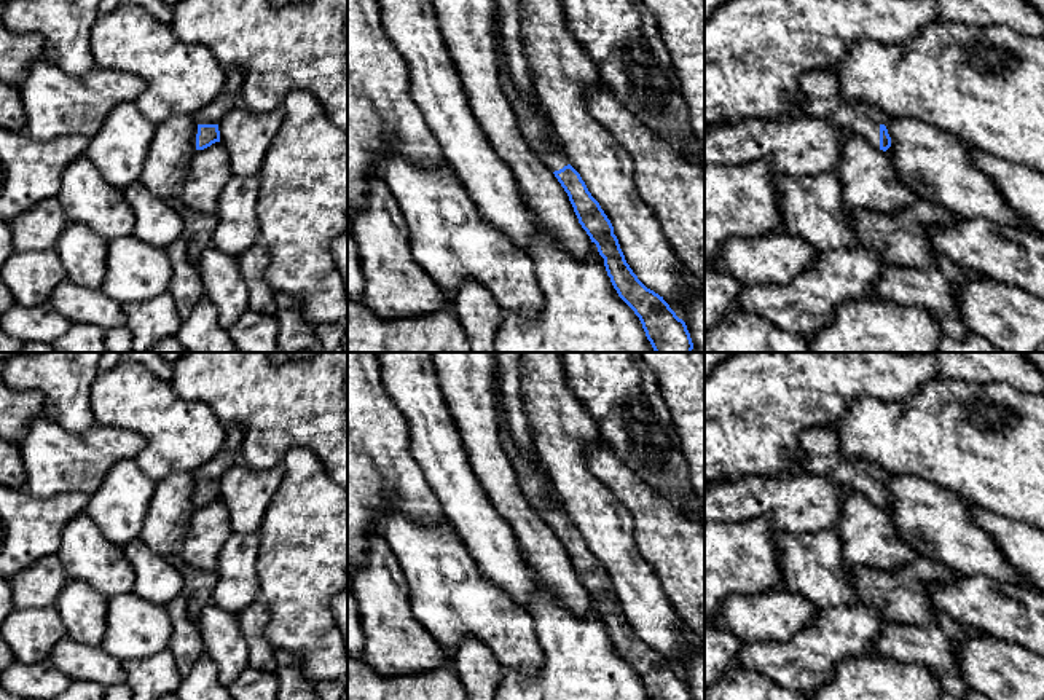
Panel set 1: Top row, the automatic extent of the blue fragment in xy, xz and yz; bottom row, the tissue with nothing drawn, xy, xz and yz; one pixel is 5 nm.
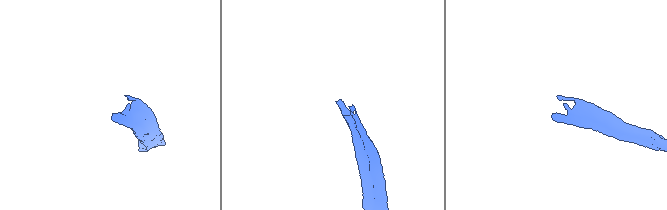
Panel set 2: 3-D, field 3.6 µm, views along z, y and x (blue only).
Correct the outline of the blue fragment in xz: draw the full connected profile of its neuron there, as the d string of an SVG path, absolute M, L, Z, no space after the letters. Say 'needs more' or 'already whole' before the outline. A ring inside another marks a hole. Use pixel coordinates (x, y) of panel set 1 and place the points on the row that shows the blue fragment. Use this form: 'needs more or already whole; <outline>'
needs more; M500 62L500 78L526 142L539 153L567 193L579 223L604 258L614 289L639 317L653 351L692 352L693 343L685 322L676 316L663 297L647 289L633 273L614 234L610 220L588 191L580 174L569 164L548 118L516 89L505 62Z

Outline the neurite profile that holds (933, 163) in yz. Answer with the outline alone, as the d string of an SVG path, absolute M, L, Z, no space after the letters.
M891 118L886 124L891 147L885 151L902 185L920 199L931 201L964 220L985 218L995 225L1028 230L1026 222L1004 201L995 183L969 161L969 145L960 137L909 118Z

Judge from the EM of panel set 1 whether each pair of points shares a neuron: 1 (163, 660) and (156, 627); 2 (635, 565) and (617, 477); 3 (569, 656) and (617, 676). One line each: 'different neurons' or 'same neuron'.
1: different neurons
2: different neurons
3: same neuron

